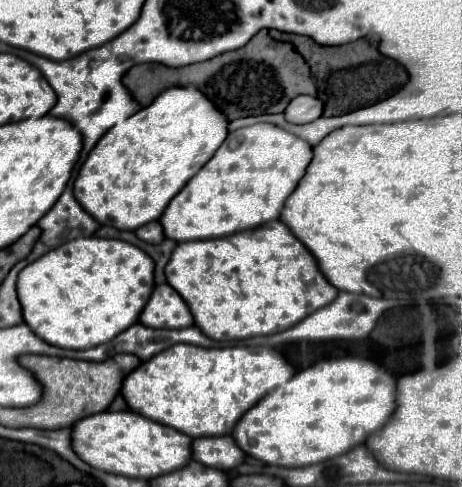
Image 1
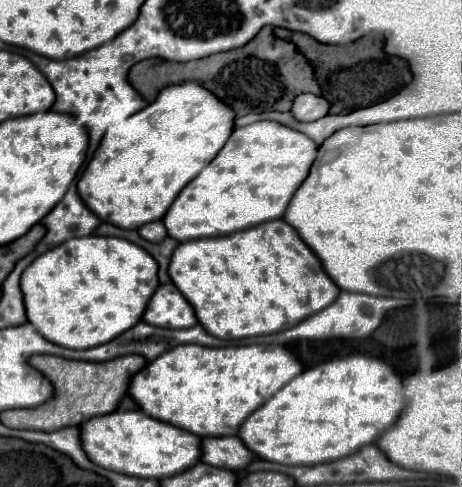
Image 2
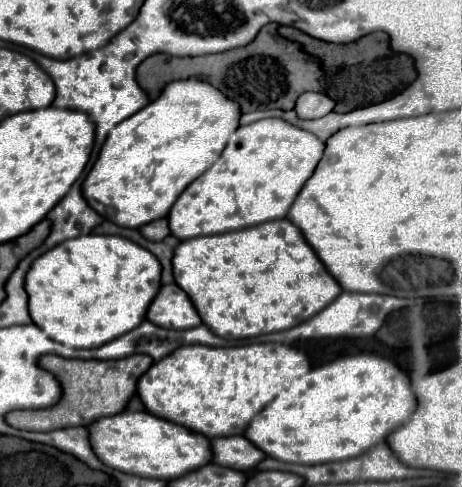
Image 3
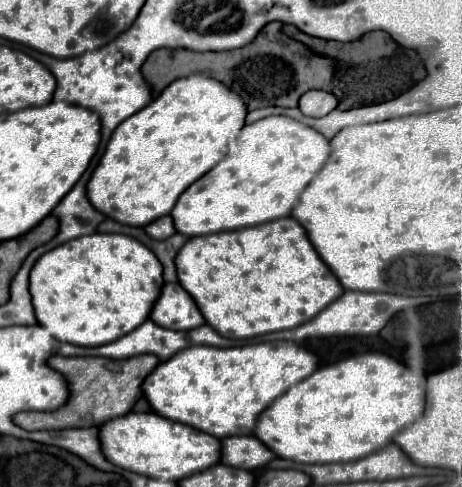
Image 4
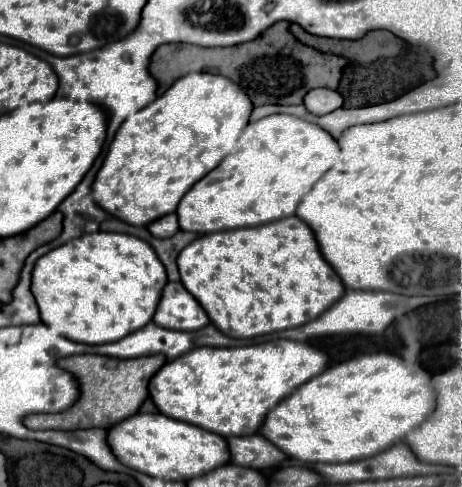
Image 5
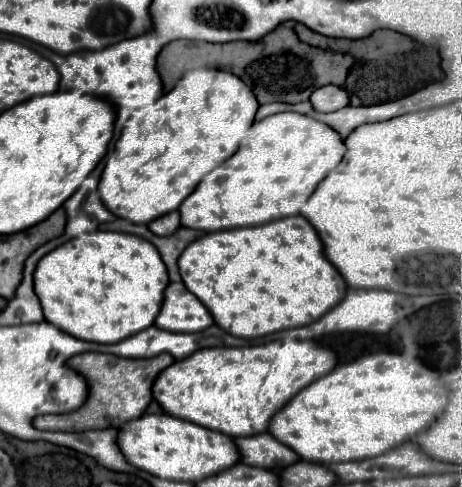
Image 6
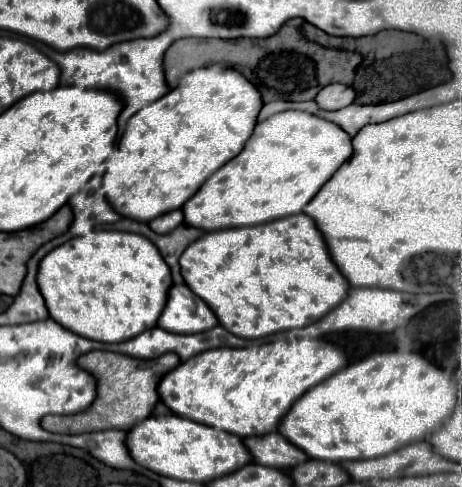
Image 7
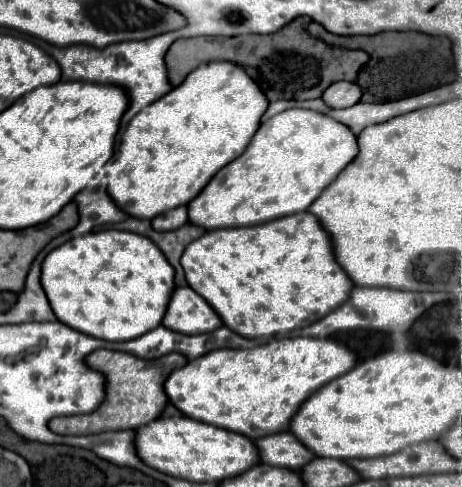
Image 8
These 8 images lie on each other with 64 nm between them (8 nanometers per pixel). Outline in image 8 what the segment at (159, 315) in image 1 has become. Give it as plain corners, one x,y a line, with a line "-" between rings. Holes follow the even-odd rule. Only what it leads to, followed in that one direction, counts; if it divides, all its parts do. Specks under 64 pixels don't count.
186,286
174,290
162,324
184,334
206,334
220,328
222,320
200,294

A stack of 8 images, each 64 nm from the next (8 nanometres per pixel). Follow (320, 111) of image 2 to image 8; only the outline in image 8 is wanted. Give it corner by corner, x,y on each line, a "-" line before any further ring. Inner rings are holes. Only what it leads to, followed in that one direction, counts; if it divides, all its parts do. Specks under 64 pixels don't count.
334,82
324,94
322,100
330,106
330,108
350,108
354,104
358,104
362,98
362,90
358,84
354,82

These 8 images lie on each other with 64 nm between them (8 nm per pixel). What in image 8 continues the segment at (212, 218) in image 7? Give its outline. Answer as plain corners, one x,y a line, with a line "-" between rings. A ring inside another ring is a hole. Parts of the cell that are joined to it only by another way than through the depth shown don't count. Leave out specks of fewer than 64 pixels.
290,108
262,122
246,152
224,166
212,182
188,204
192,224
206,230
254,226
308,206
356,158
358,142
352,130
316,110

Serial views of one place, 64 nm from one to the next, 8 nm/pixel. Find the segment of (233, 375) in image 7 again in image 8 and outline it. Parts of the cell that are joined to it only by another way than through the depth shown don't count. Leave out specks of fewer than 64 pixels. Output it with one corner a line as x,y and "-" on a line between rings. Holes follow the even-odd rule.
280,338
250,350
212,350
166,380
170,402
188,418
234,430
252,440
290,428
300,406
322,386
356,366
356,354
330,338

